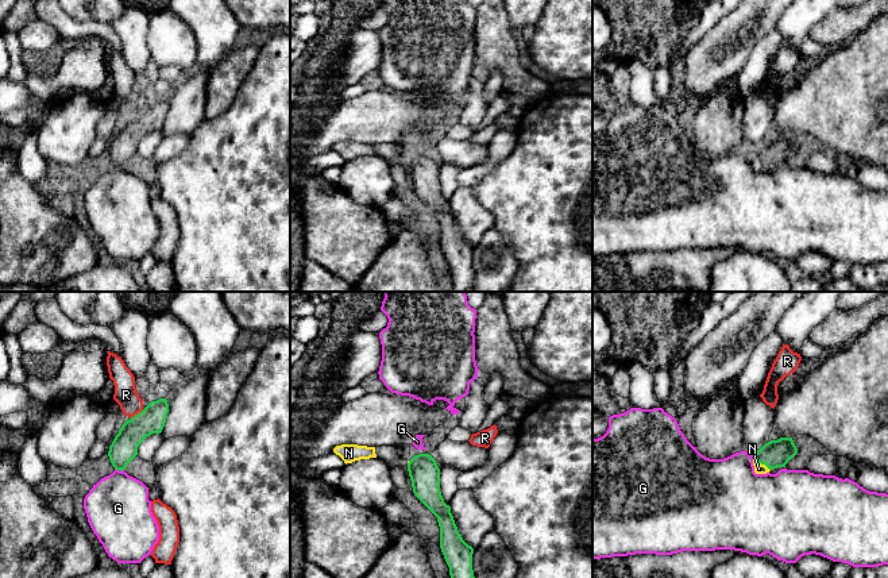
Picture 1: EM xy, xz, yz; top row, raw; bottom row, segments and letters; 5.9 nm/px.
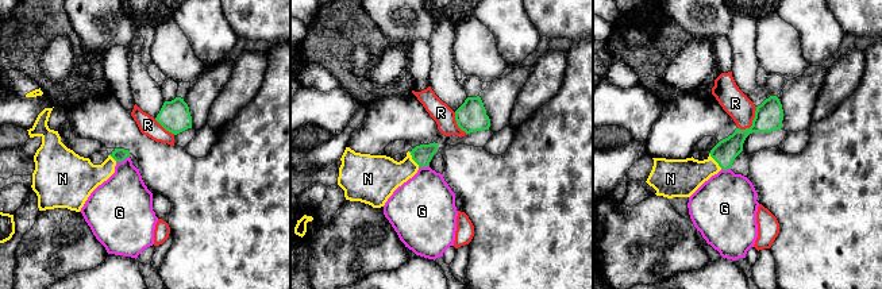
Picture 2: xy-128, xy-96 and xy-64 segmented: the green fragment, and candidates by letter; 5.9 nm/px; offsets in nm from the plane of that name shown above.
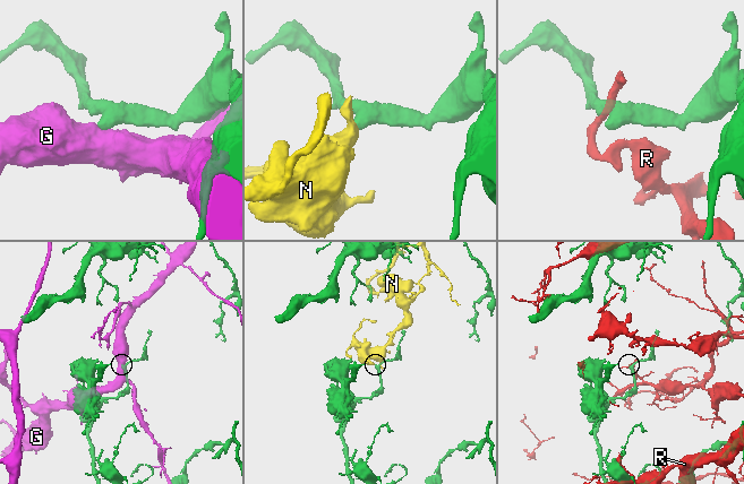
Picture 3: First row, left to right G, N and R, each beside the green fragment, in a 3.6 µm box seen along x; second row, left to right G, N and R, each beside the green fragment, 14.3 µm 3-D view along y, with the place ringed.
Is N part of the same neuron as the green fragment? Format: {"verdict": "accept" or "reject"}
{"verdict": "accept"}

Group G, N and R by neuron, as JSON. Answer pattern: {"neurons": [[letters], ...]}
{"neurons": [["G"], ["N"], ["R"]]}

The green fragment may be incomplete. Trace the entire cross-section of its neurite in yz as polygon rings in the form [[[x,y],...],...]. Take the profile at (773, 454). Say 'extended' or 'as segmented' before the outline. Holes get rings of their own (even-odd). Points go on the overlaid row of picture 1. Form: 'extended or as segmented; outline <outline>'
extended; outline [[[780,438],[765,443],[754,454],[753,466],[756,474],[767,474],[772,469],[785,467],[789,459],[798,454],[792,438]]]

